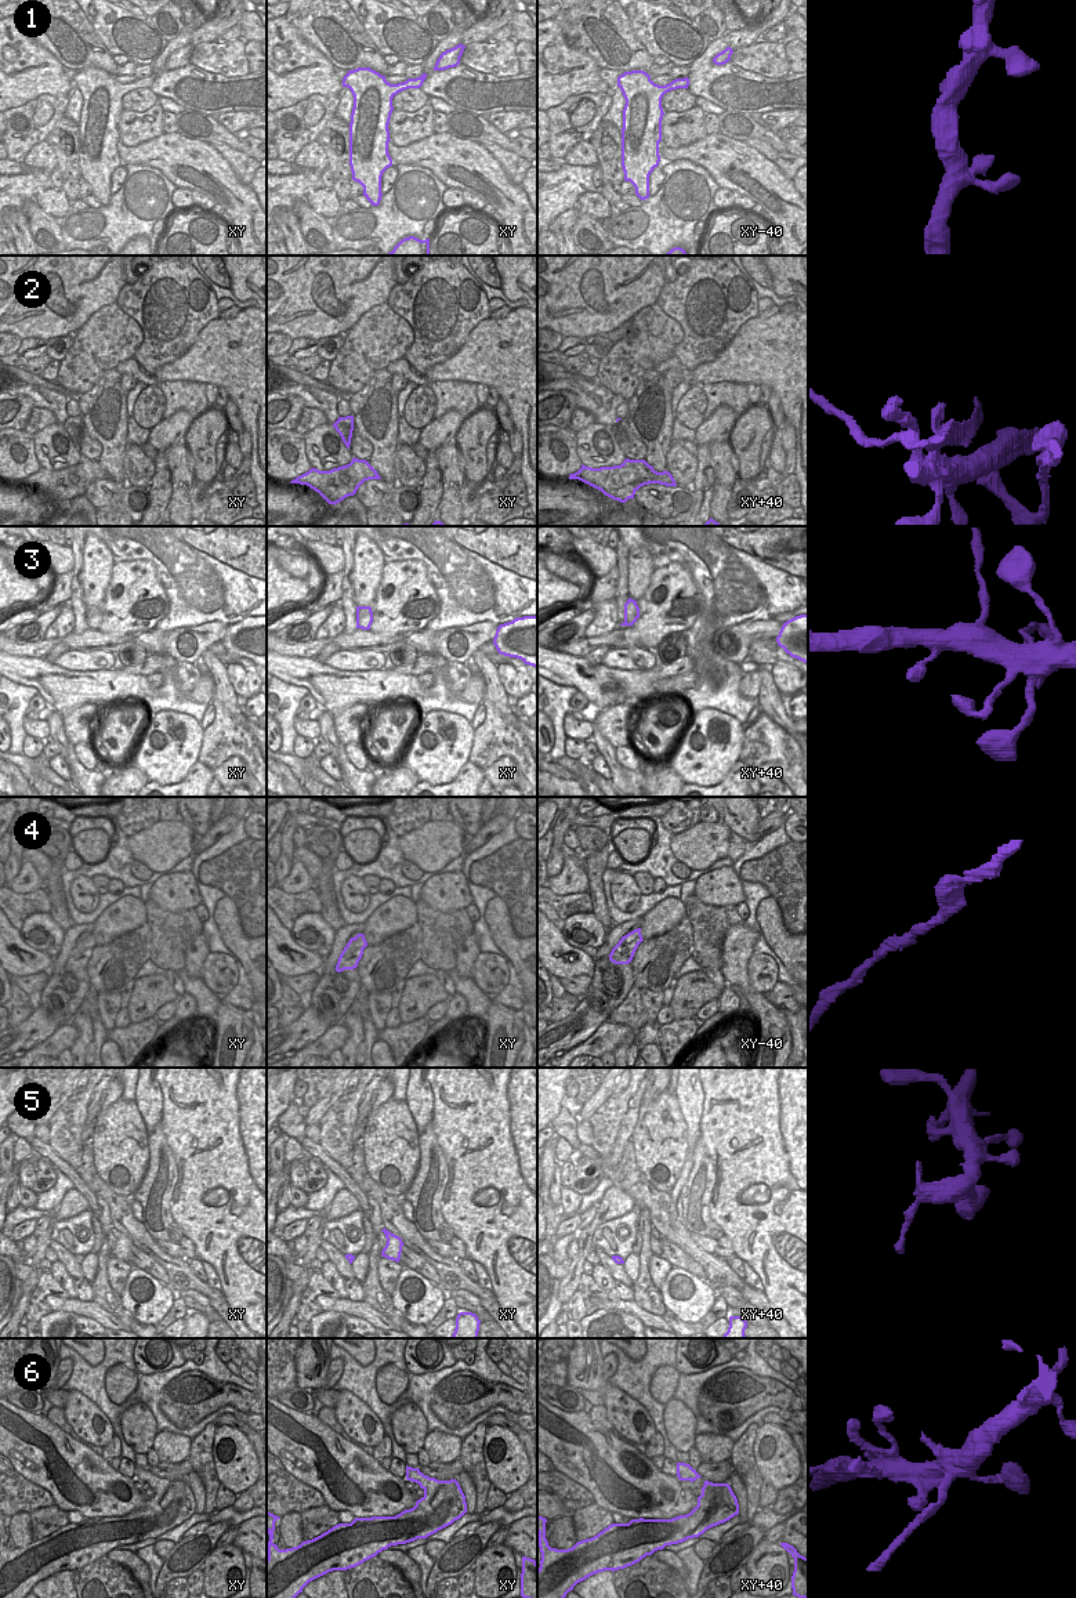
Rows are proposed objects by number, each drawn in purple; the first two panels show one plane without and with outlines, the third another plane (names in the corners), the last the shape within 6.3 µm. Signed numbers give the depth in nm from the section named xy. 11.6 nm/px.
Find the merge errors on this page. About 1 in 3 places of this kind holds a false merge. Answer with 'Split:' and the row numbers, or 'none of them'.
Split: 2

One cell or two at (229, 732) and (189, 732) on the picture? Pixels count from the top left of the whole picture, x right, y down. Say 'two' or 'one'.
two

